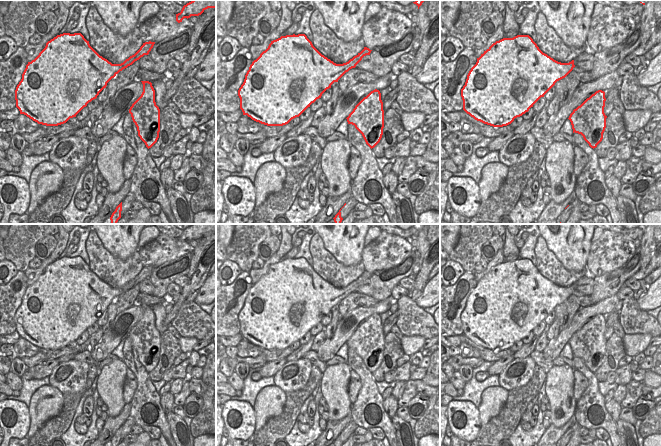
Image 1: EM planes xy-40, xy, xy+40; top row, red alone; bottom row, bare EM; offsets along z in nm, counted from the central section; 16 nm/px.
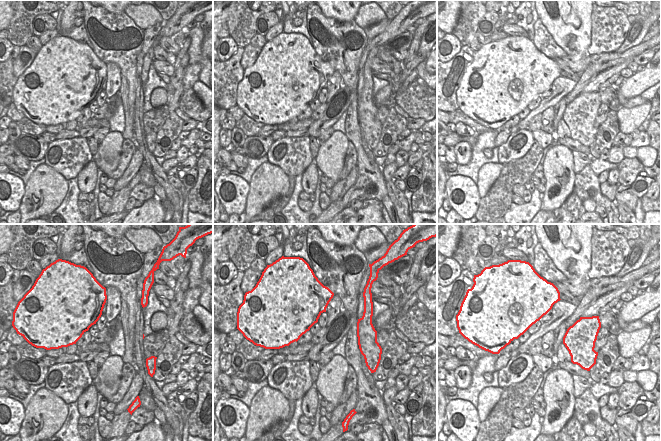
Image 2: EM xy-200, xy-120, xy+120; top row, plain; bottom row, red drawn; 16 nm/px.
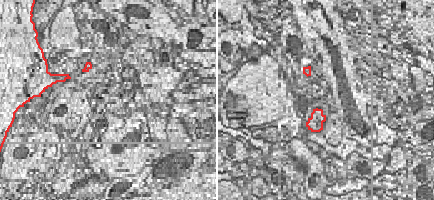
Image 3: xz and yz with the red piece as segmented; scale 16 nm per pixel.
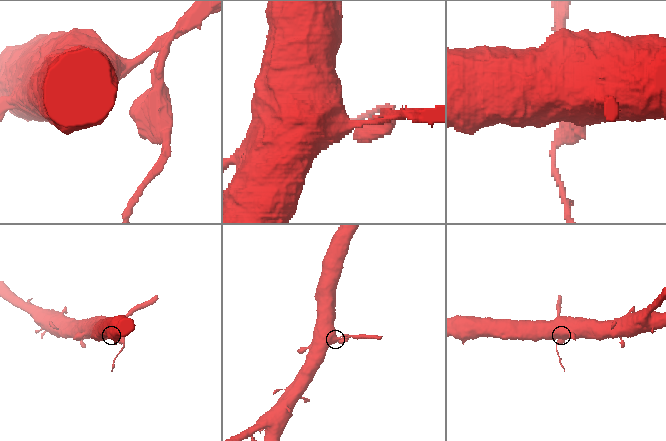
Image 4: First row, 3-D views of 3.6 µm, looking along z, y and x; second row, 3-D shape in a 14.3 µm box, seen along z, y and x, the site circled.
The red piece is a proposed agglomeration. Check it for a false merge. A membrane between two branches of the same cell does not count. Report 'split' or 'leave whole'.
split

